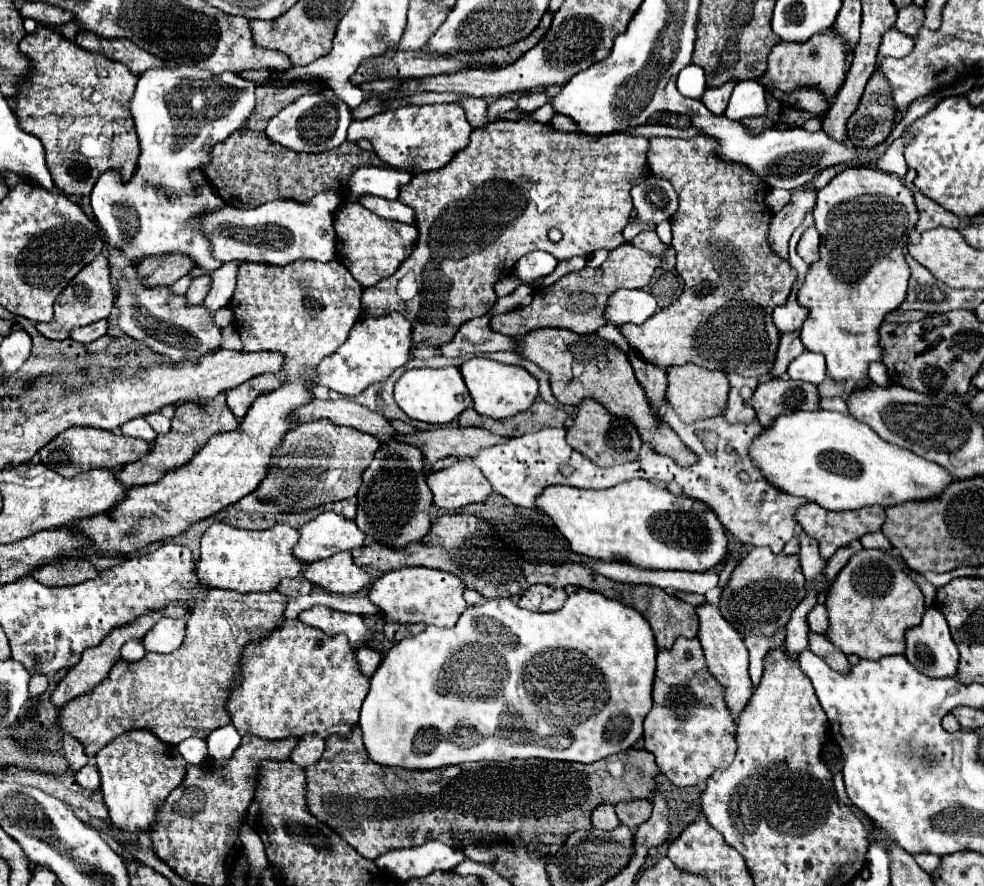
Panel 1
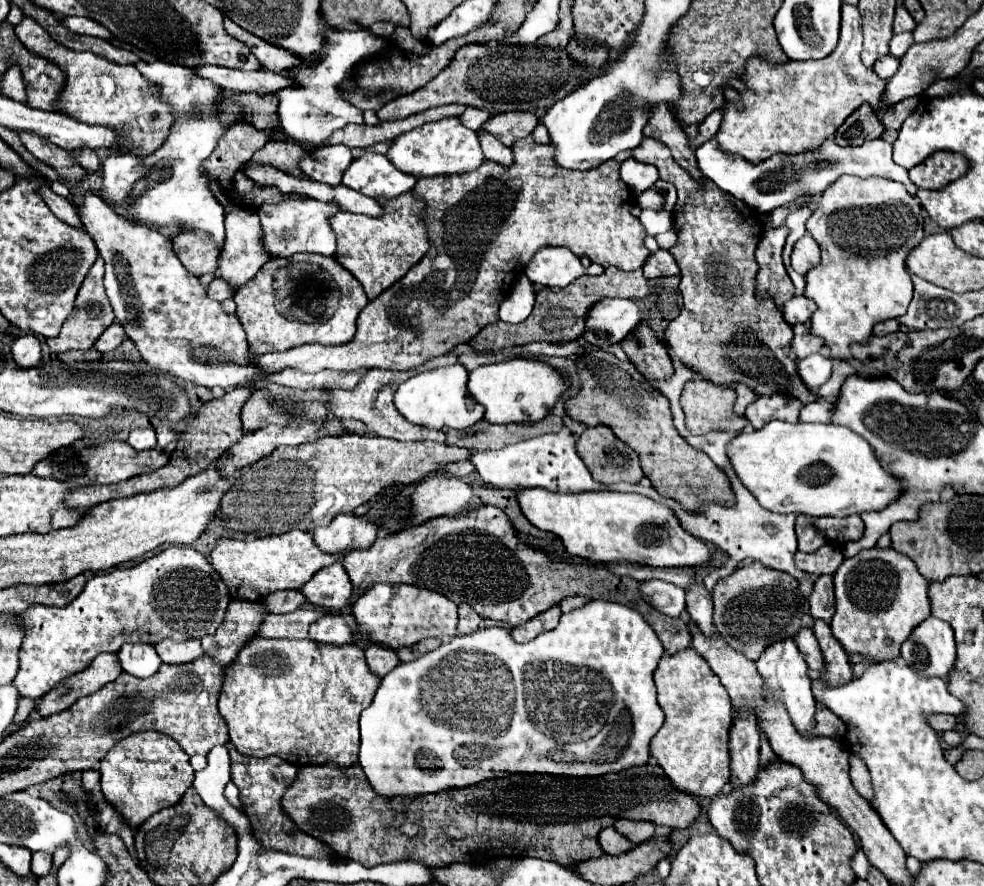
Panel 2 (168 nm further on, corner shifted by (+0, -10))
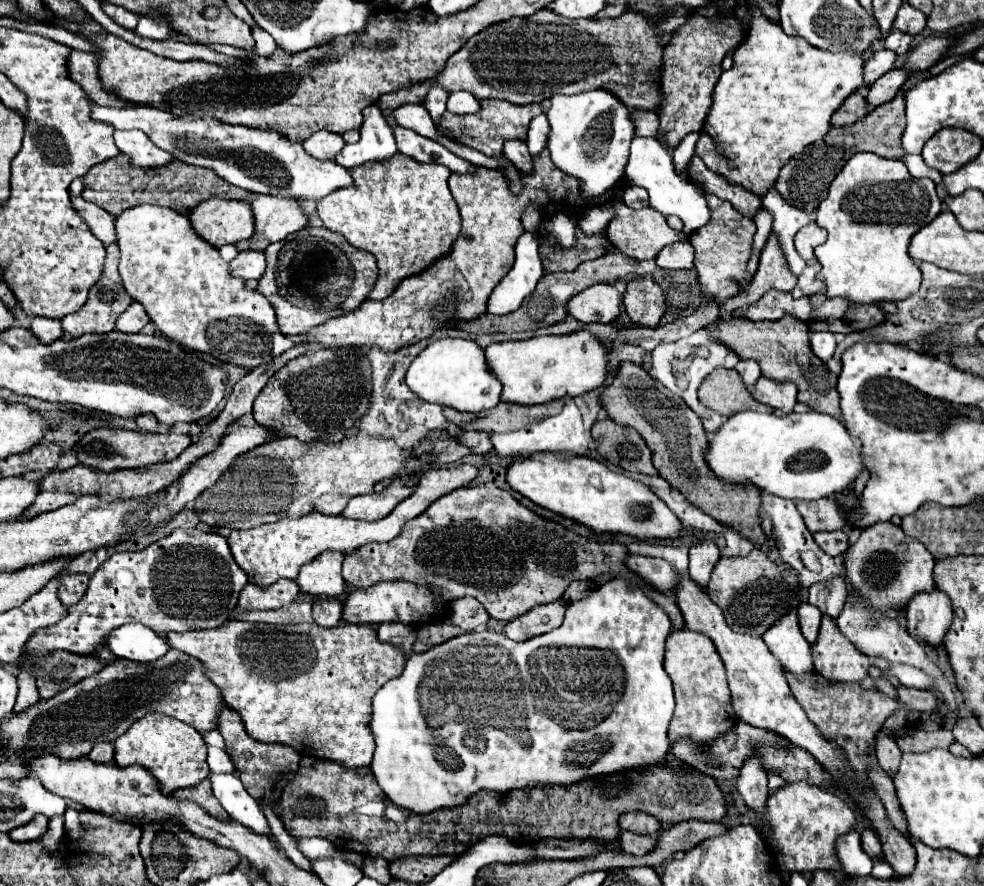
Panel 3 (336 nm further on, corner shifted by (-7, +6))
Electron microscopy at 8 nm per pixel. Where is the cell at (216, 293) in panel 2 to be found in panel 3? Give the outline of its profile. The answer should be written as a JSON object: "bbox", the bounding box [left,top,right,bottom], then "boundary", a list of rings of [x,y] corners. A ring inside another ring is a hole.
{"bbox":[230,250,266,280],"boundary":[[[244,250],[240,252],[232,262],[230,262],[232,274],[240,276],[244,280],[252,280],[252,278],[260,278],[266,270],[266,256],[264,250],[256,252],[256,250]]]}

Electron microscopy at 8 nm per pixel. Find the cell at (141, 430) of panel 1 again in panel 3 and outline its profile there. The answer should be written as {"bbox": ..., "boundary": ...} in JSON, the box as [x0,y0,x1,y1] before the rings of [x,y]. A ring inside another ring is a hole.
{"bbox":[136,414,158,432],"boundary":[[[152,414],[136,416],[136,424],[142,432],[158,432],[158,420]]]}

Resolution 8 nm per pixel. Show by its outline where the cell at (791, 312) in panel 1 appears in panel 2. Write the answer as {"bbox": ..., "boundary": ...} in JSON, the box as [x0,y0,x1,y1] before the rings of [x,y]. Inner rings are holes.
{"bbox":[781,296,815,326],"boundary":[[[797,296],[797,298],[791,298],[789,302],[783,304],[781,312],[783,312],[783,318],[789,322],[789,326],[795,326],[795,324],[807,324],[815,312],[815,302],[813,300],[807,300],[805,296]]]}

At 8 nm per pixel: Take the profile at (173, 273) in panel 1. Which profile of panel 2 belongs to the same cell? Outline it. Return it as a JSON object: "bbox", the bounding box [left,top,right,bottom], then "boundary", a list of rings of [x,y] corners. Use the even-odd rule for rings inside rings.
{"bbox":[173,232,217,276],"boundary":[[[181,232],[173,238],[173,250],[181,264],[195,276],[213,274],[217,268],[217,246],[203,232]]]}

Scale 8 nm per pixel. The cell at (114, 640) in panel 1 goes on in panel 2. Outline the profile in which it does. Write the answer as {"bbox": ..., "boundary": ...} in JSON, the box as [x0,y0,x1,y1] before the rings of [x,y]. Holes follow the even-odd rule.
{"bbox":[37,652,121,718],"boundary":[[[115,652],[101,654],[89,664],[89,668],[85,668],[79,674],[73,674],[71,678],[57,684],[51,692],[47,692],[37,710],[43,718],[59,714],[69,706],[73,706],[79,698],[89,696],[99,688],[103,688],[105,684],[109,684],[119,674],[121,674],[121,664],[117,664],[117,654]]]}

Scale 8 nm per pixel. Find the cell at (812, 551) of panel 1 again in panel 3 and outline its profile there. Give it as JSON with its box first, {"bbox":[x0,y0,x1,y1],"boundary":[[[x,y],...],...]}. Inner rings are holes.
{"bbox":[796,498,846,534],"boundary":[[[820,498],[820,500],[812,500],[812,502],[796,500],[796,508],[802,514],[802,518],[812,534],[822,532],[822,530],[840,530],[846,524],[844,514],[836,506],[836,502],[830,498]]]}

